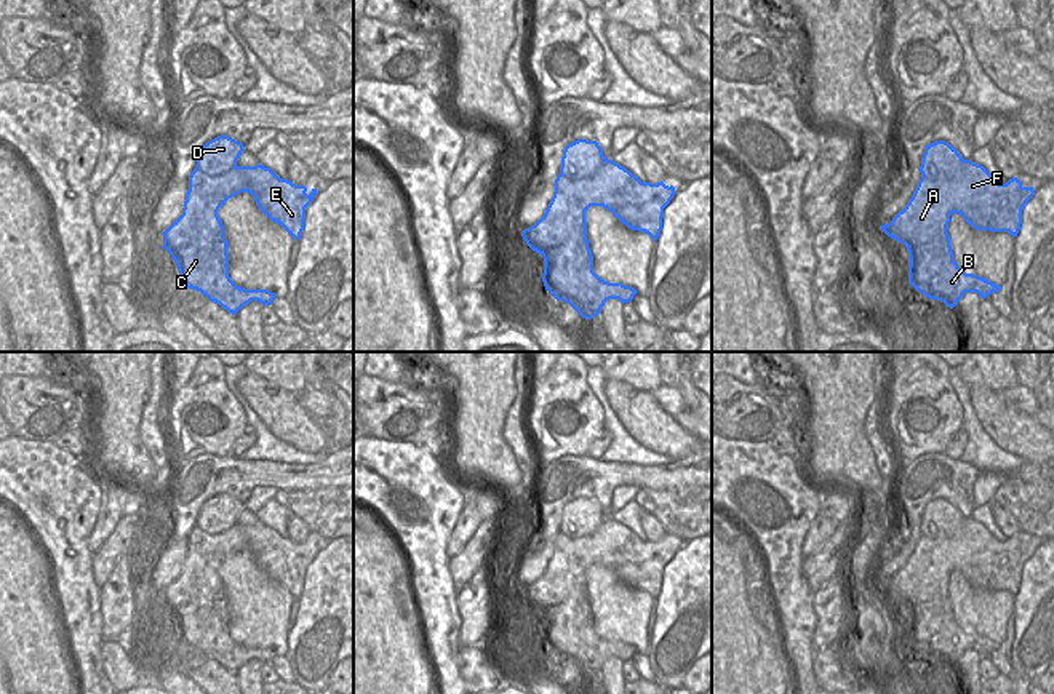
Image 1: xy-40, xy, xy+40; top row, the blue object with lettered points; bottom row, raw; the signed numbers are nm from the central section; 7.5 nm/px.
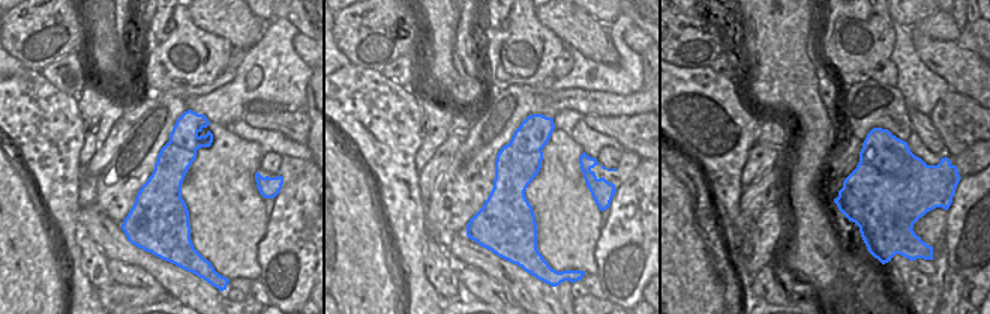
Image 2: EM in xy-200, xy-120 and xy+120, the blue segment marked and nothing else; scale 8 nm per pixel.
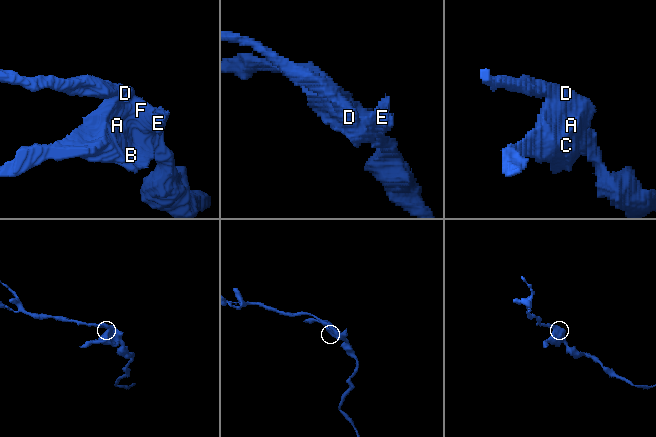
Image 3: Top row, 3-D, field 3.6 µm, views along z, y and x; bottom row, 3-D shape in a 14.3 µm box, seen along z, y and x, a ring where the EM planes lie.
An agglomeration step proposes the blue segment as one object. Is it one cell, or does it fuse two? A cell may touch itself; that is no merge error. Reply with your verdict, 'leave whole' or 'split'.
split

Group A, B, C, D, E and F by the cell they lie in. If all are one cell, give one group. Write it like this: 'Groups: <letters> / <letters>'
Groups: A B C / D E F

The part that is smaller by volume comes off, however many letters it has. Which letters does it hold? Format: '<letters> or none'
A, B, C

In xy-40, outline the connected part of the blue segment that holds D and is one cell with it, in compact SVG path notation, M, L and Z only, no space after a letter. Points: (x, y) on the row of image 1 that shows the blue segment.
M226 134L218 136L202 147L197 158L197 168L211 177L226 174L237 166L243 150L242 142Z

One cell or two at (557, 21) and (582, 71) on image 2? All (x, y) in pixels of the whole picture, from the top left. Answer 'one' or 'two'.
two

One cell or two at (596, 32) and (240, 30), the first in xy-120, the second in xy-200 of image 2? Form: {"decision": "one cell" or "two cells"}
{"decision": "one cell"}

